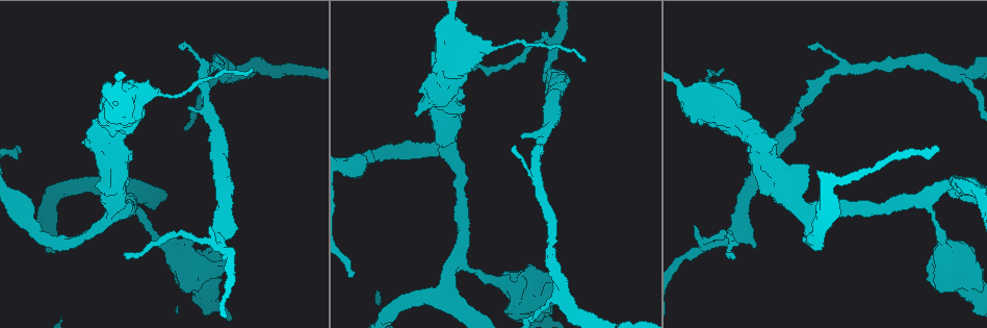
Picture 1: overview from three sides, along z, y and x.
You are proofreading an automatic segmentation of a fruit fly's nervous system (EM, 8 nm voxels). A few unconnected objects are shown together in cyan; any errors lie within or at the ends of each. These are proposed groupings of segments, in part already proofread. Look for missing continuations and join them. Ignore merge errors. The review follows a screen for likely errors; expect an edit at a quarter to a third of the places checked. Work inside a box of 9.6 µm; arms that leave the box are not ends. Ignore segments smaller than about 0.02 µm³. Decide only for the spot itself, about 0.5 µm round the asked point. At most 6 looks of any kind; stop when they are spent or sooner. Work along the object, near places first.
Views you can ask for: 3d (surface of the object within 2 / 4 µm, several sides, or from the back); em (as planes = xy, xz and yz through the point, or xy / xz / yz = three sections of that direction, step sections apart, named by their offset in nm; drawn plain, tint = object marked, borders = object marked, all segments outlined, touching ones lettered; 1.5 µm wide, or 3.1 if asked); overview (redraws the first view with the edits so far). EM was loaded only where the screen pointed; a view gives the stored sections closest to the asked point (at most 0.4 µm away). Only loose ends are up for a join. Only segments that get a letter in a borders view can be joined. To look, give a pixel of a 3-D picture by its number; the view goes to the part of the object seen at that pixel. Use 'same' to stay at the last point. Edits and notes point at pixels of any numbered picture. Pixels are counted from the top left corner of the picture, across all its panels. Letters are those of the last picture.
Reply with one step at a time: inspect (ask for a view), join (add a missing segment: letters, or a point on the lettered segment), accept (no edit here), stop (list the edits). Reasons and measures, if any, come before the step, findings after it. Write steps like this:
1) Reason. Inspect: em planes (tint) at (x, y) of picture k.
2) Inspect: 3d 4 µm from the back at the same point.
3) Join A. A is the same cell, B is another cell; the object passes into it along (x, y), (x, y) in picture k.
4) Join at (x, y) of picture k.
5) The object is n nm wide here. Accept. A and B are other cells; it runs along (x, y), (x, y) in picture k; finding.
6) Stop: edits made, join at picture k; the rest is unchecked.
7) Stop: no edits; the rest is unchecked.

Inspect: em xy step 4 (tint) at (84, 145) of picture 1.

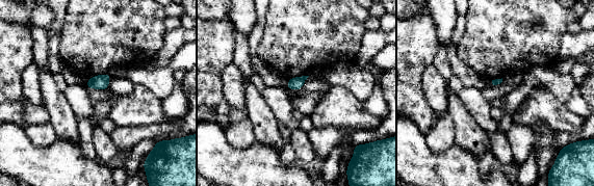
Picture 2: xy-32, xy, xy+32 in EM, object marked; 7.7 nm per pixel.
Another direction. Inspect: em planes (borders) at the same point.

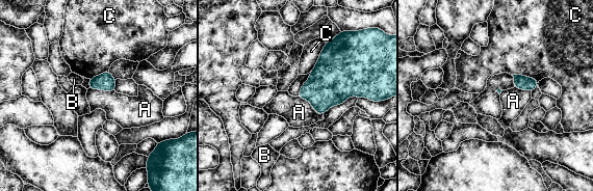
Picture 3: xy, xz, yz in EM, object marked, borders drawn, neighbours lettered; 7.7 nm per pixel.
The longest contact is with C, 260 nm. Accept. A, B and C are other cells; none of them fits.

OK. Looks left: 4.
Thick end. Inspect: 3d 4 µm at (546, 92) of picture 1.

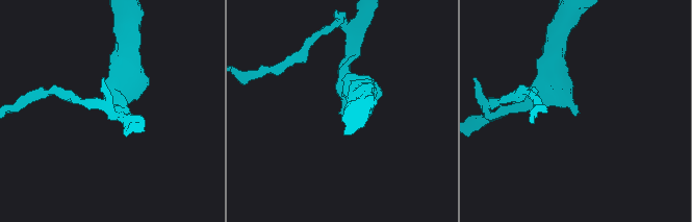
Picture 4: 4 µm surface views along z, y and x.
Need the tissue. Inspect: em planes (tint) at (342, 114) of picture 4.

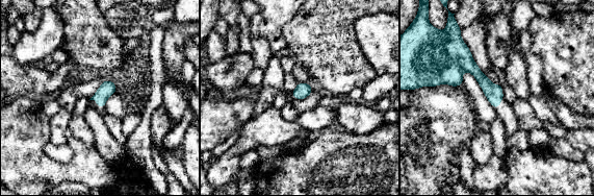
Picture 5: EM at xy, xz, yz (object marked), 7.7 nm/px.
Inspect: em planes (borders) at the same point.

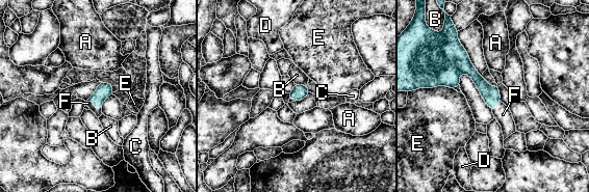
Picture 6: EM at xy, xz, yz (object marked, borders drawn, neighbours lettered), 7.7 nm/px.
Join F. F is the same cell, A, B, C, D and E are other cells; the cell continues.

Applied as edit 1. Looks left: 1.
Stop: edits made, join at picture 6; the rest is unchecked.

